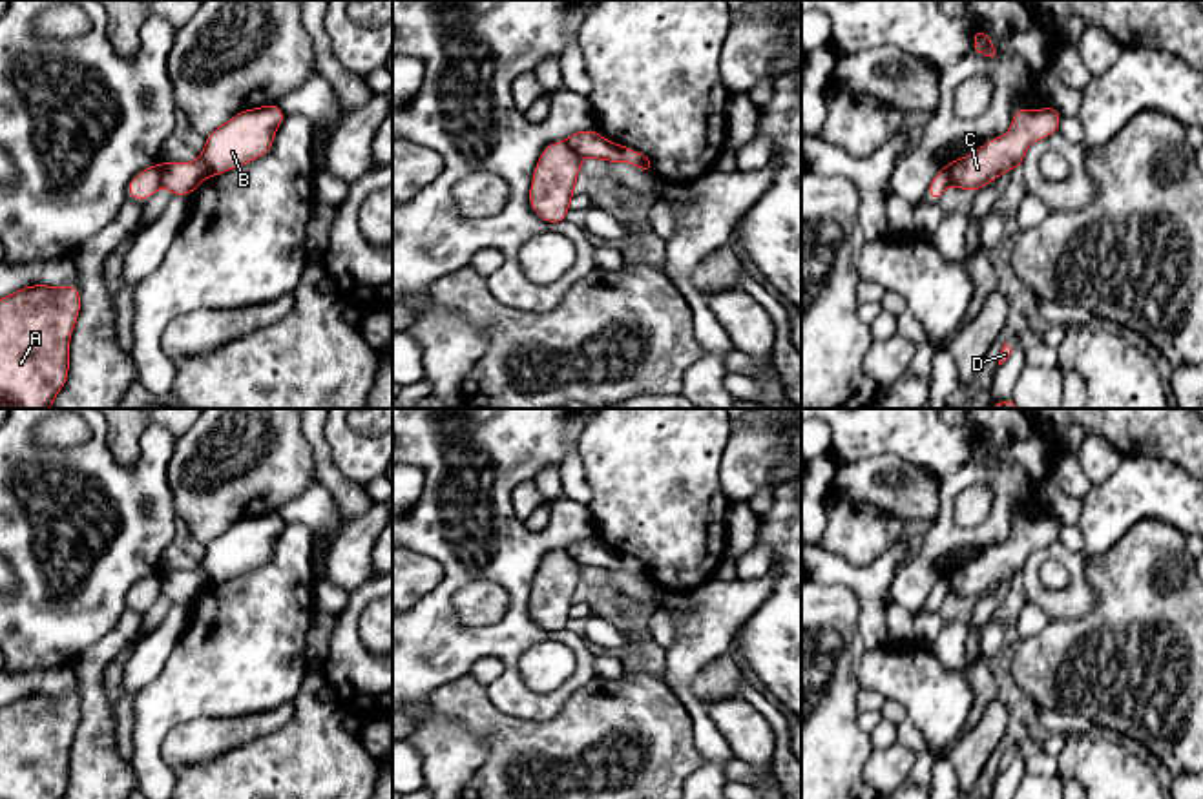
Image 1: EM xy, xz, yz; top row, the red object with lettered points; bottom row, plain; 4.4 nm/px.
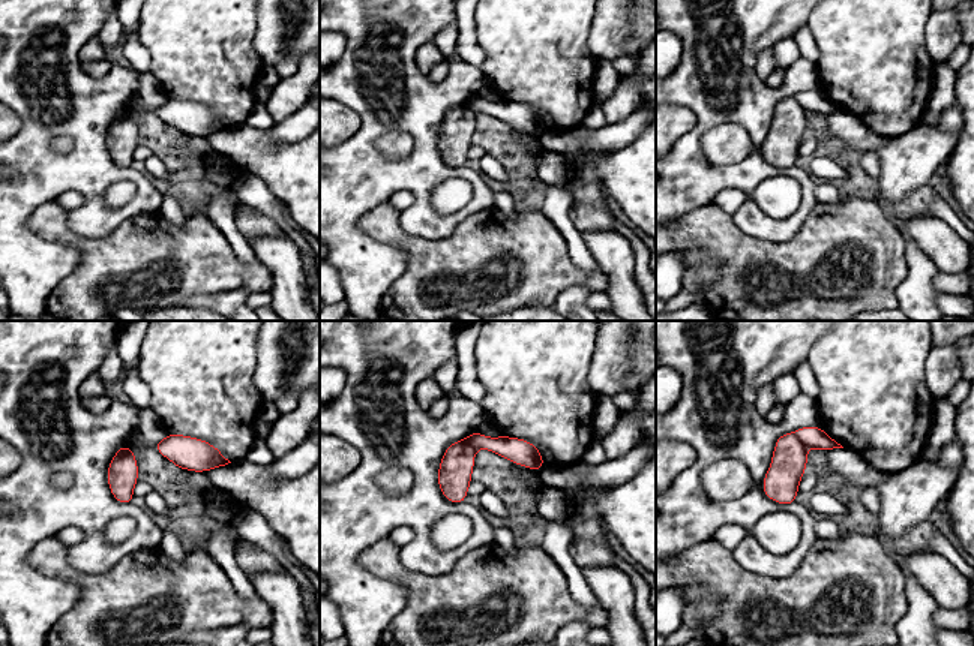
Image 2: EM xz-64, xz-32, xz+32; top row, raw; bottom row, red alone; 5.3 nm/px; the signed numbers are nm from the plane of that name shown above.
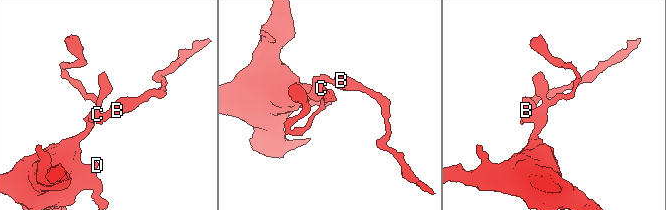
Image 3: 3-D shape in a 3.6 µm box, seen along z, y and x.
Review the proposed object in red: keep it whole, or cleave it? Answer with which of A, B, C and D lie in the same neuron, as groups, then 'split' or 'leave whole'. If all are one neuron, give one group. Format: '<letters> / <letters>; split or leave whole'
A C D / B; split

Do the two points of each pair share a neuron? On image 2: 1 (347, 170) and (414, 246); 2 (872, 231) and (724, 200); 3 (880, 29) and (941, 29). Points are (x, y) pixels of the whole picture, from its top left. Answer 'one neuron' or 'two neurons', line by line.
1: two neurons
2: two neurons
3: two neurons

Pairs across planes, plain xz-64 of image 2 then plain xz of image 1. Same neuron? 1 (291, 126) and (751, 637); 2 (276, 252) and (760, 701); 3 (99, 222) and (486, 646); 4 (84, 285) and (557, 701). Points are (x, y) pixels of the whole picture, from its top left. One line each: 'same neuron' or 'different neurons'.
1: different neurons
2: different neurons
3: same neuron
4: different neurons

